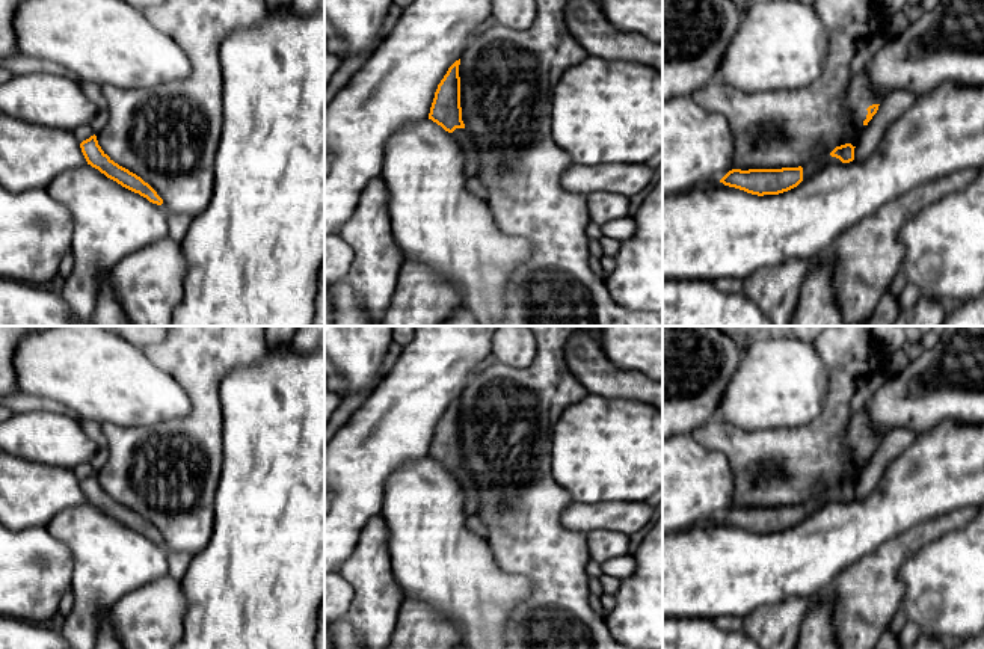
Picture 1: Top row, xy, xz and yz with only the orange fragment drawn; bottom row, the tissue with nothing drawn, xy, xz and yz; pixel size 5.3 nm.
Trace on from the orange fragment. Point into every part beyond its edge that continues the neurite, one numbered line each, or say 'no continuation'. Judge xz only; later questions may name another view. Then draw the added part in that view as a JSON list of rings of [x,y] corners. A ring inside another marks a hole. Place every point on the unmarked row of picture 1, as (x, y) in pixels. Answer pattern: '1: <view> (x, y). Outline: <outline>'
1: xz (462, 473). Outline: [[[456,466],[453,474],[465,483],[471,480],[471,471],[466,466]]]

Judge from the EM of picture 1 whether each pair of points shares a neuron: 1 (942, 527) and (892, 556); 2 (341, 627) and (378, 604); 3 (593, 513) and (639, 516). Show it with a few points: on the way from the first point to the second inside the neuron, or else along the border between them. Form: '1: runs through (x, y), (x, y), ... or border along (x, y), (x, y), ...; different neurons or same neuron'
1: runs through (930, 532), (904, 545); same neuron
2: border along (346, 616), (358, 633); different neurons
3: runs through (604, 516), (628, 516); same neuron

